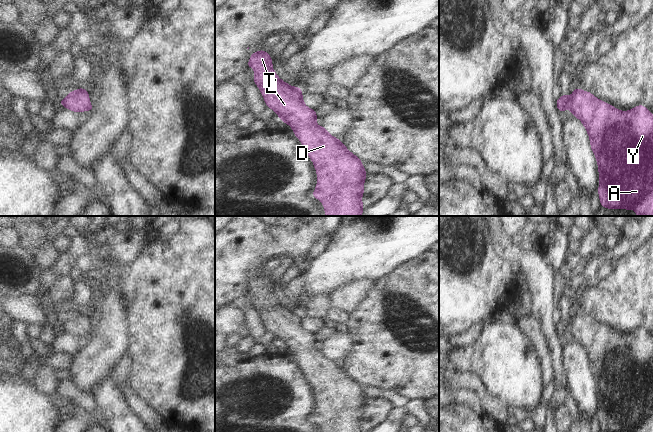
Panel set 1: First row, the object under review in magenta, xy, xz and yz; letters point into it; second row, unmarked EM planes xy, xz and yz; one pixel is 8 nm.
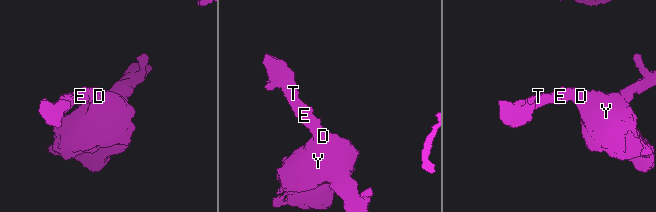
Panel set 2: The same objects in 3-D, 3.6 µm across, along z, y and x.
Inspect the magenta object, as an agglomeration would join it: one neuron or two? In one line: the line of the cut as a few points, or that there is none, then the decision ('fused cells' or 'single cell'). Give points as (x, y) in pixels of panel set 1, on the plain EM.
no cut; single cell

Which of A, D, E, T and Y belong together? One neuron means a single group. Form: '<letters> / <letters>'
A D E T Y

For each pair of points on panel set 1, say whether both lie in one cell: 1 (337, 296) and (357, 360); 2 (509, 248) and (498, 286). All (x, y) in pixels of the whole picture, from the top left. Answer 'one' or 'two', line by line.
1: two
2: two

